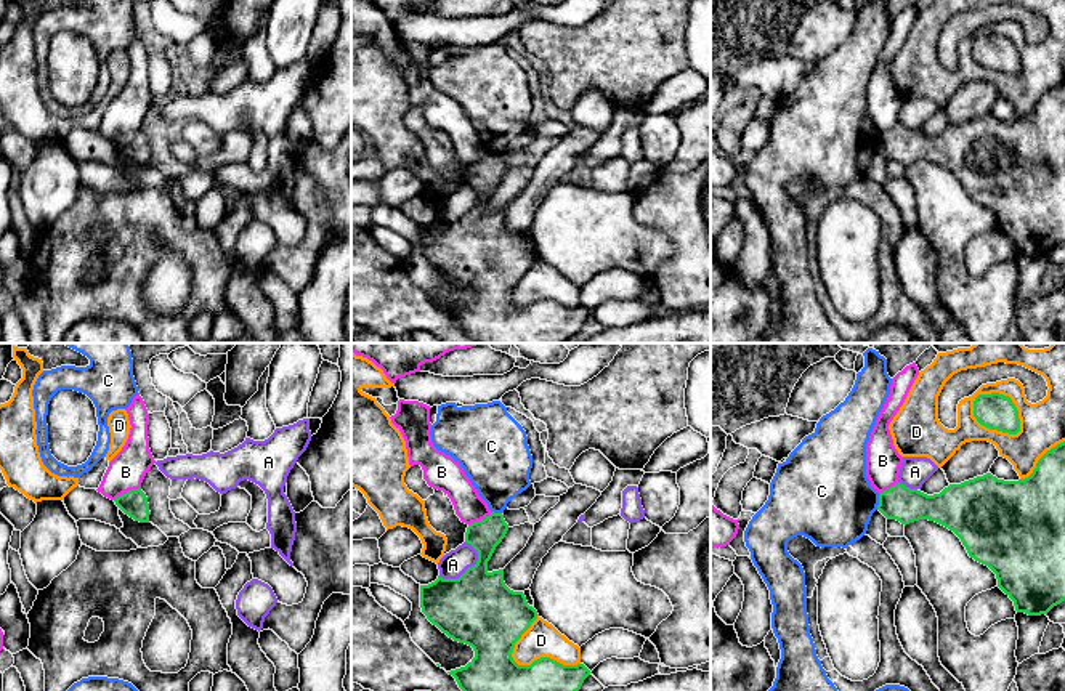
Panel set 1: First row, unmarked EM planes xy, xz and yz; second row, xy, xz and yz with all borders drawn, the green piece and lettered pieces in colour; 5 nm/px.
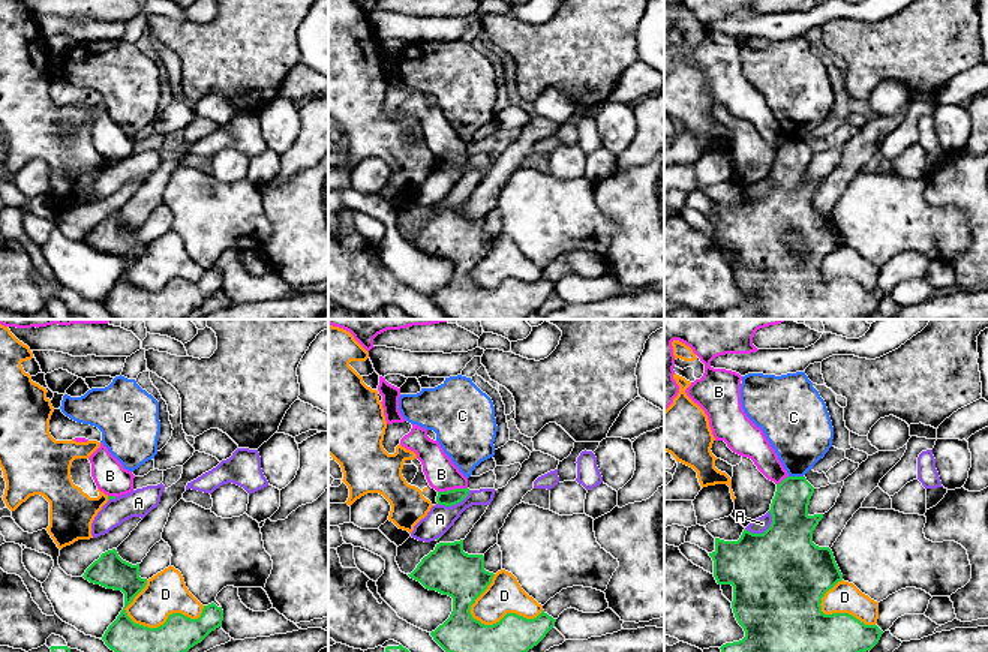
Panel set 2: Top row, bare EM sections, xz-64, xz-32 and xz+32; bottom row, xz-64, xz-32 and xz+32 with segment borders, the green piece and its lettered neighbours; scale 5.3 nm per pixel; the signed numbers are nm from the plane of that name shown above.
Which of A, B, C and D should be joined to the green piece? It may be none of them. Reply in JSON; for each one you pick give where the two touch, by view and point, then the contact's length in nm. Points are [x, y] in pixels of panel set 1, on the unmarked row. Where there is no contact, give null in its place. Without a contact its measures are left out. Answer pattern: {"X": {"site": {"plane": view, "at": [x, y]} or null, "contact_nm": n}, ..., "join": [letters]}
{"join": []}

